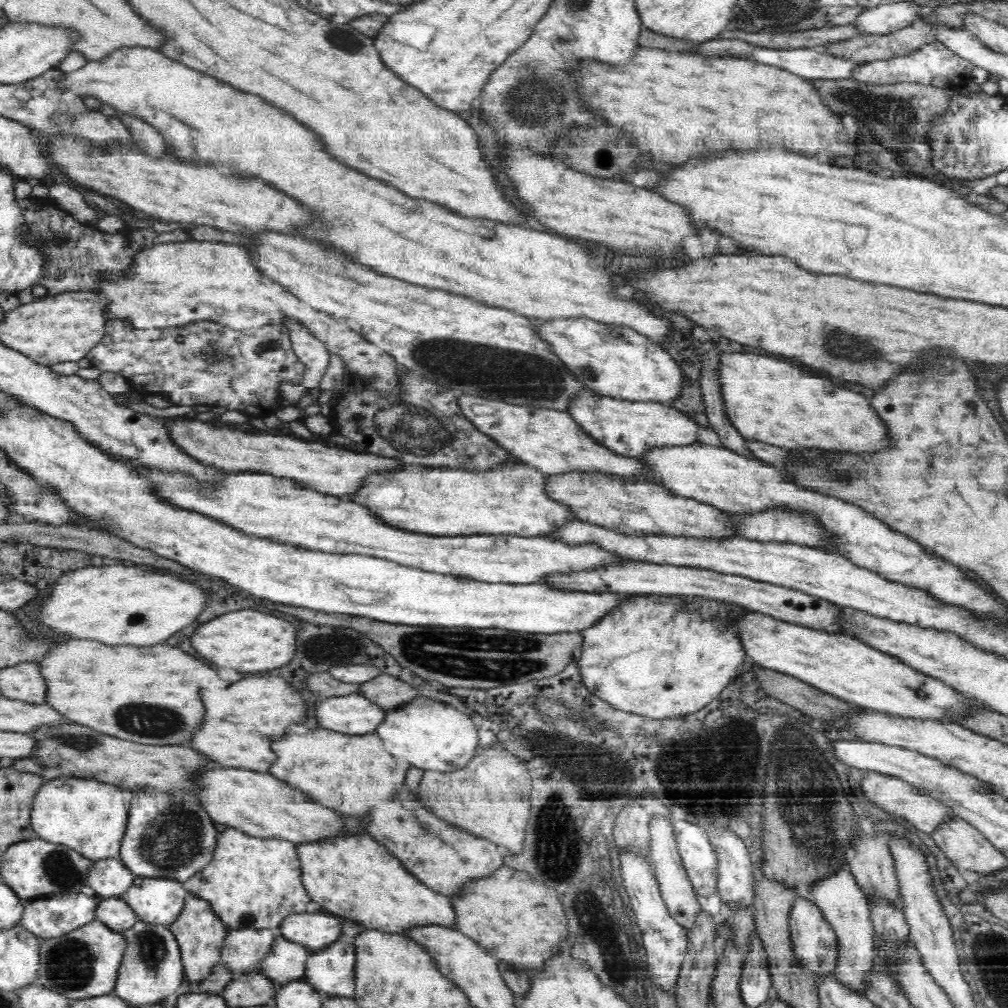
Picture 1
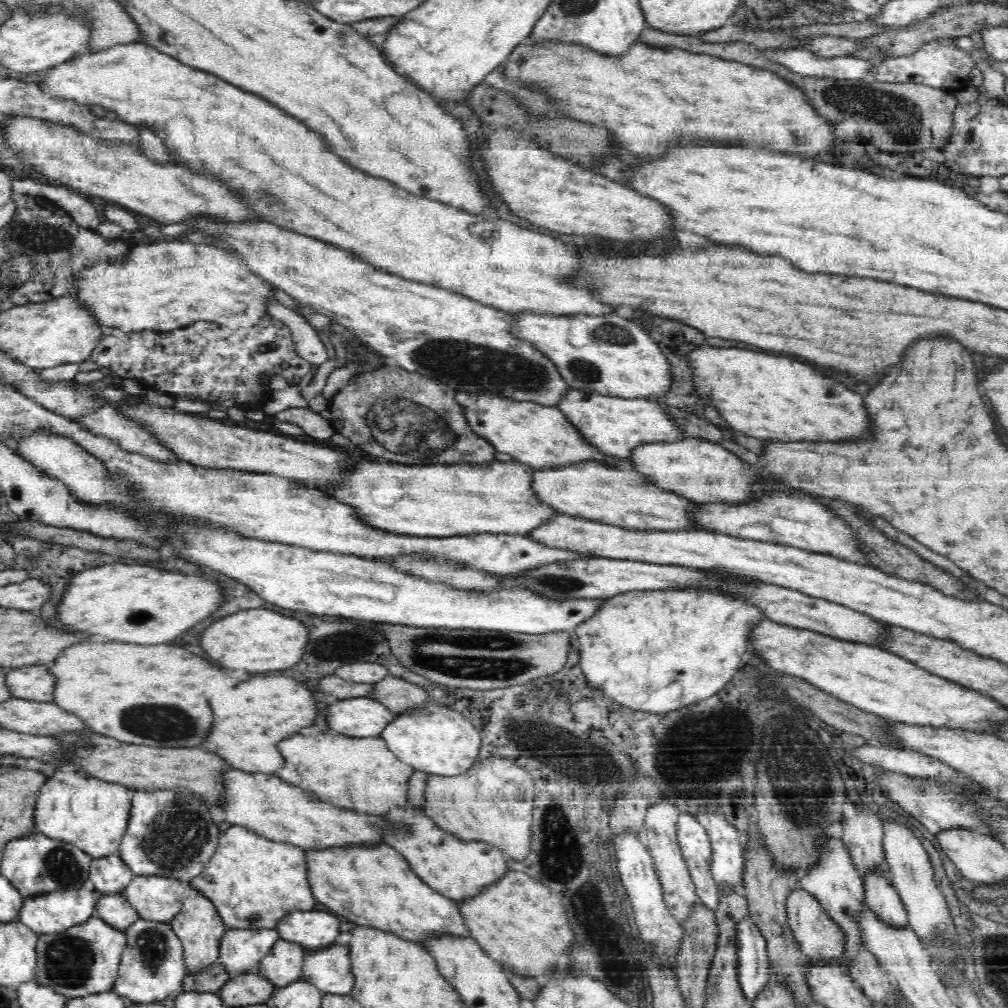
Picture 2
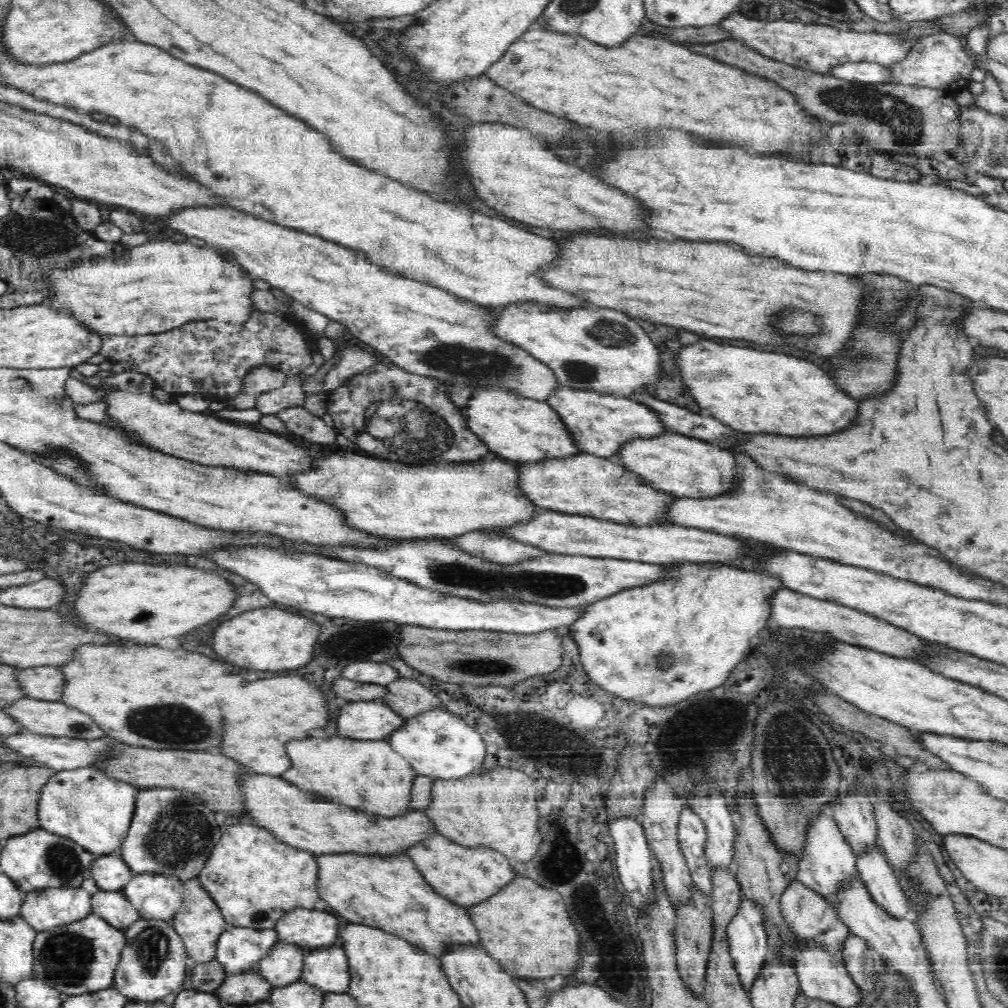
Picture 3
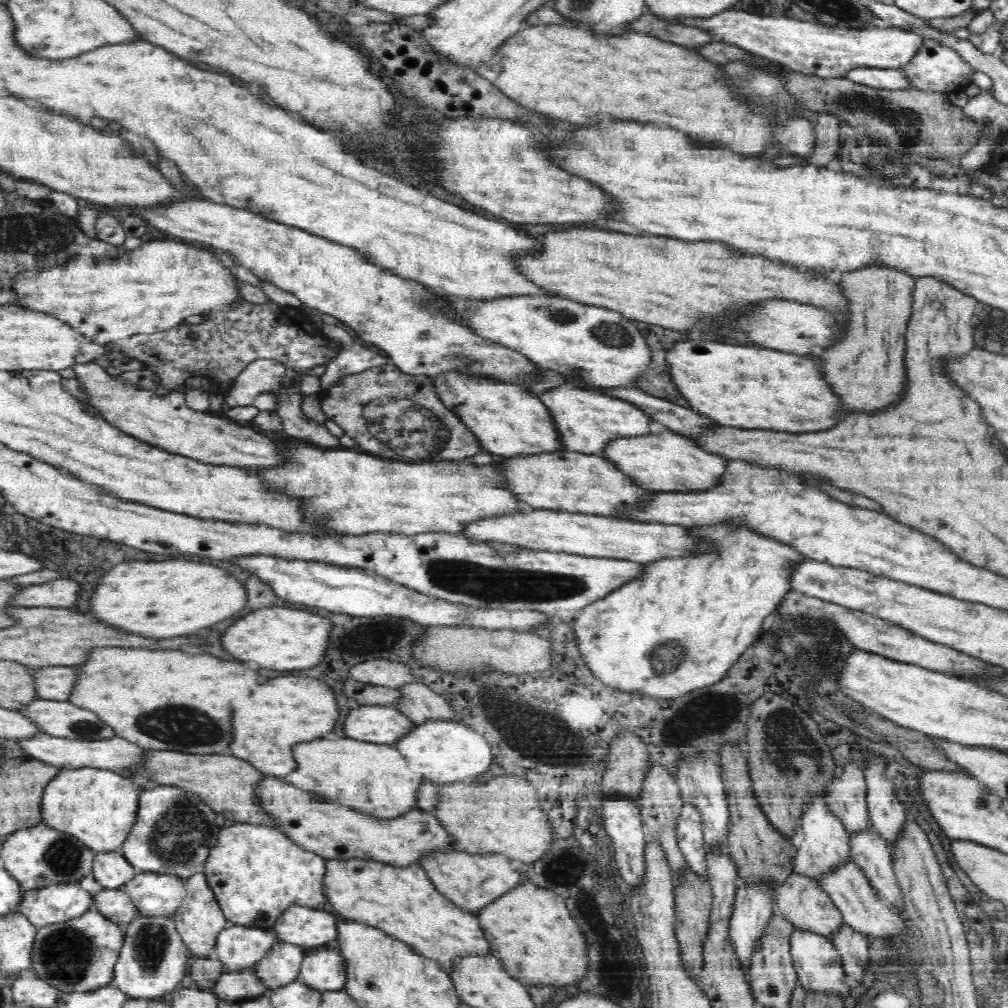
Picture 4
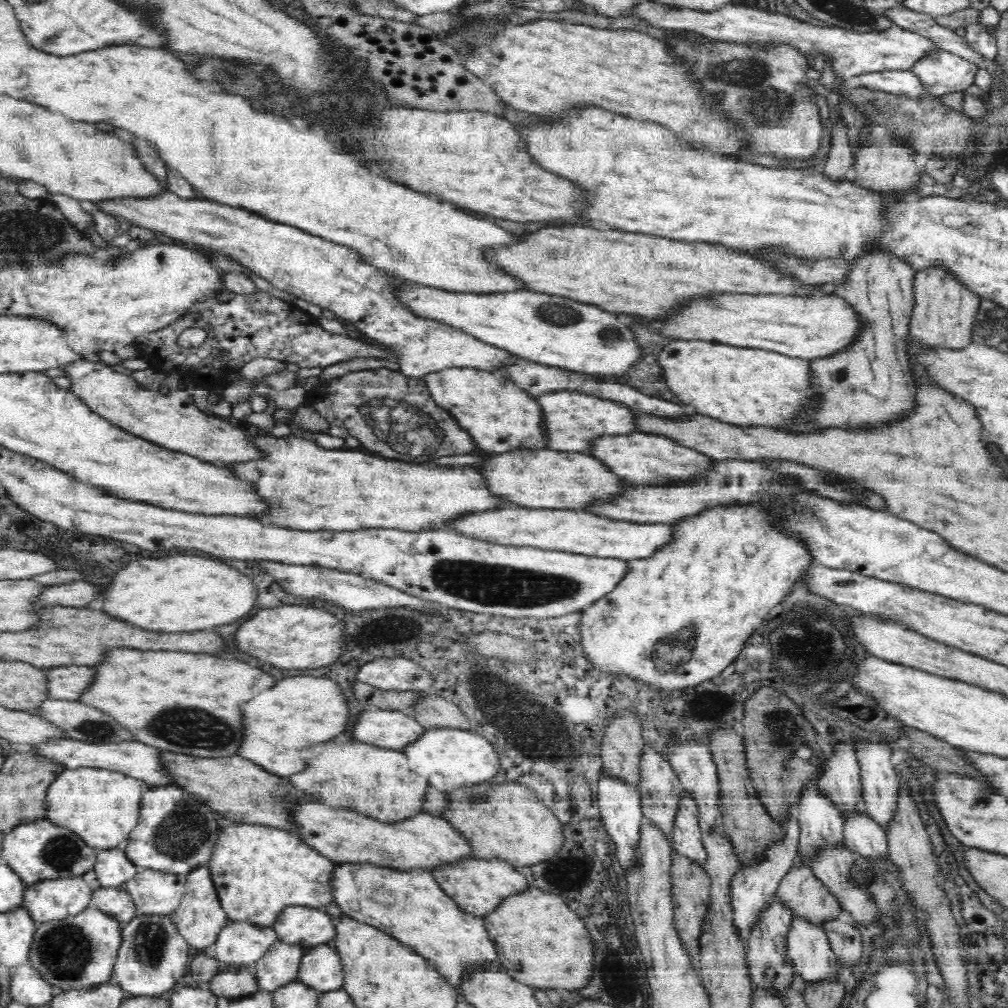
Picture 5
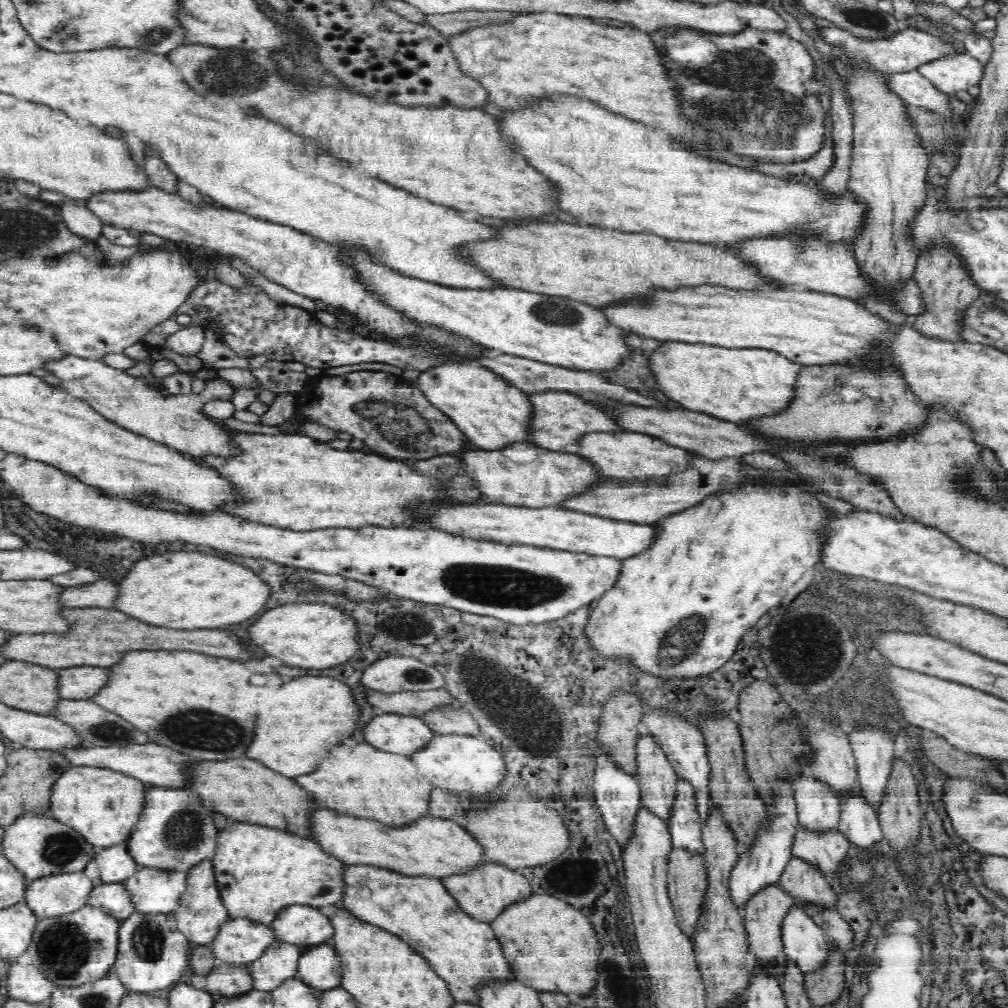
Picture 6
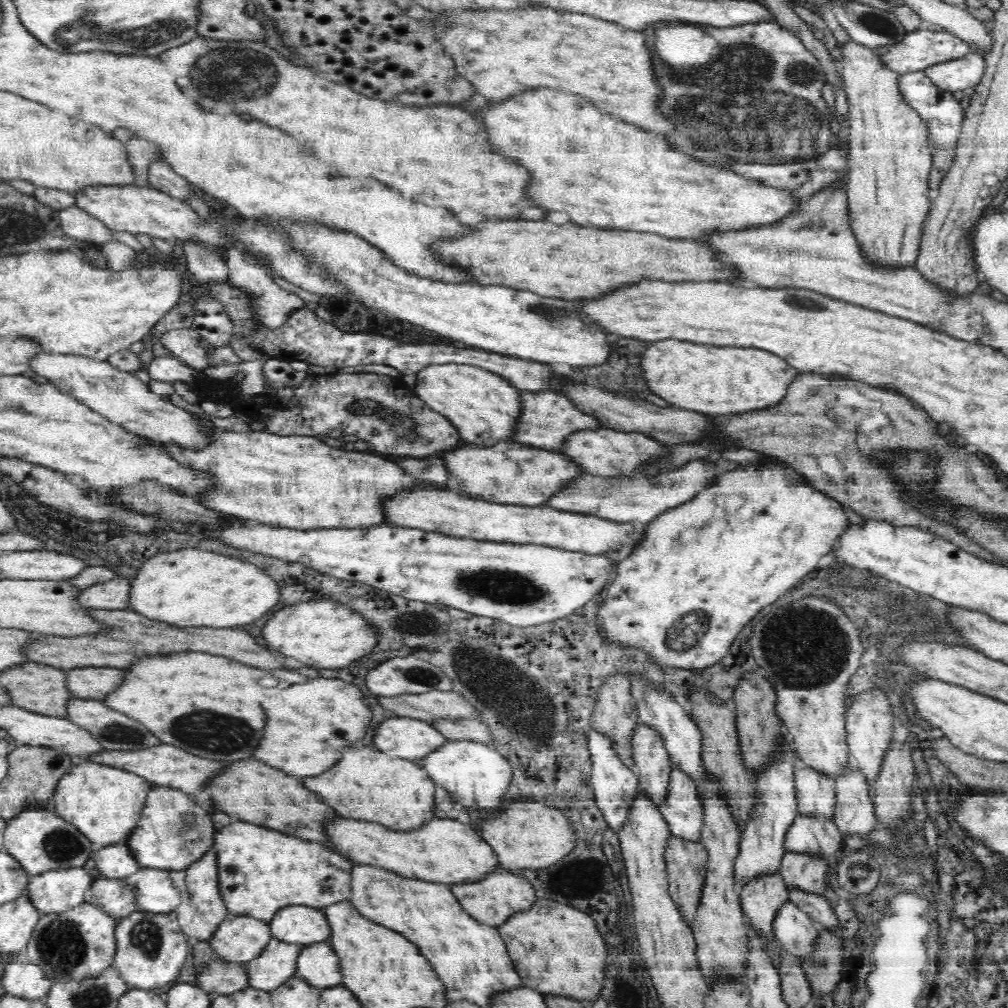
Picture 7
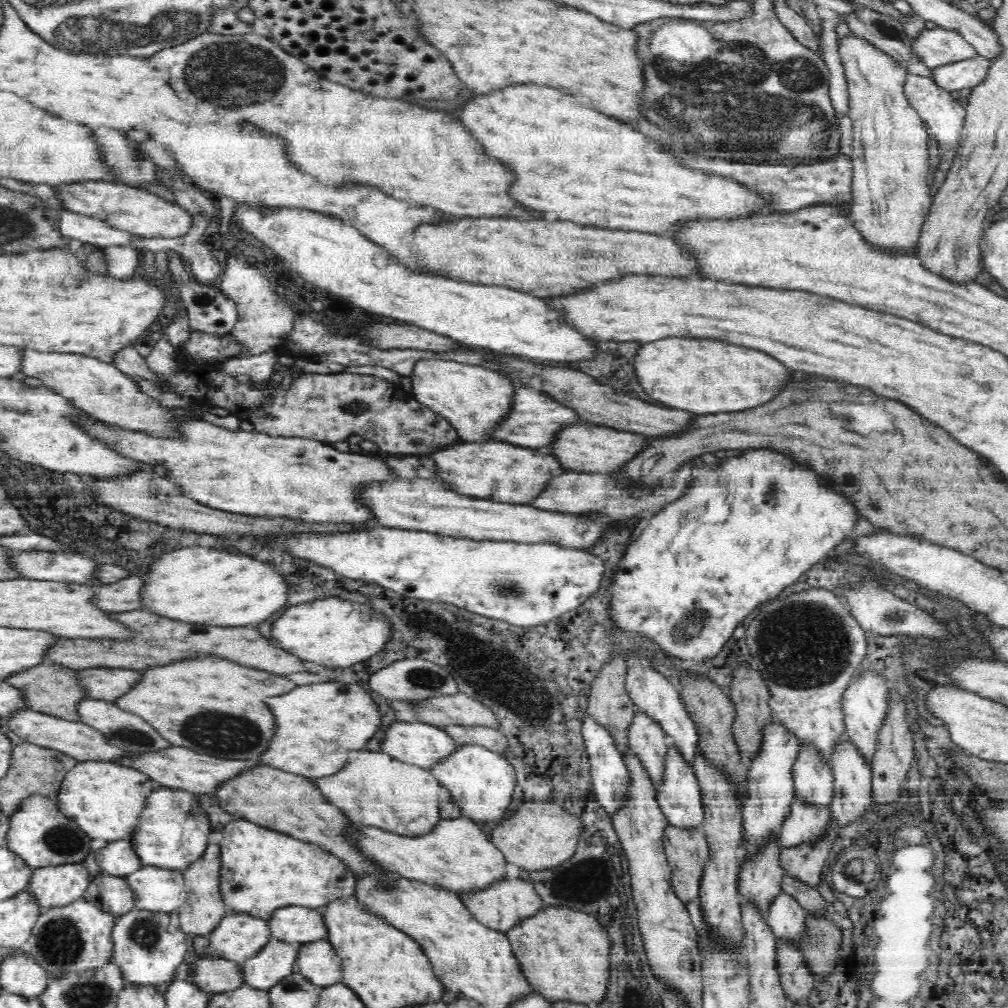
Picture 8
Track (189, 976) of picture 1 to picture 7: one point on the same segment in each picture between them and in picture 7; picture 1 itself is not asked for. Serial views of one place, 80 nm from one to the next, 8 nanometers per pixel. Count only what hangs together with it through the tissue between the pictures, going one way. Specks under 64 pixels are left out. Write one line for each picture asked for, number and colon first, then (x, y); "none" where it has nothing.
2: (199, 925)
3: (199, 923)
4: (199, 919)
5: (200, 917)
6: (207, 913)
7: (209, 910)

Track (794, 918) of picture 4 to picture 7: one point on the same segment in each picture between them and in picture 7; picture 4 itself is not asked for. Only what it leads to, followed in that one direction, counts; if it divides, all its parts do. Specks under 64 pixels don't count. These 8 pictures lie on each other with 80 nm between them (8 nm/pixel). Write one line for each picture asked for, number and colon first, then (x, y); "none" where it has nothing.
5: (806, 894)
6: (803, 880)
7: (805, 870)

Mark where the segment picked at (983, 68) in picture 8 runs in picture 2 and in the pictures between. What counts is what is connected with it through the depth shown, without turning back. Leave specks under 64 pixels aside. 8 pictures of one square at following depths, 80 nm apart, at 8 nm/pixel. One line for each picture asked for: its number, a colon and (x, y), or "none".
2: (941, 63)
3: (937, 61)
4: (937, 69)
5: (943, 72)
6: (950, 74)
7: (966, 72)

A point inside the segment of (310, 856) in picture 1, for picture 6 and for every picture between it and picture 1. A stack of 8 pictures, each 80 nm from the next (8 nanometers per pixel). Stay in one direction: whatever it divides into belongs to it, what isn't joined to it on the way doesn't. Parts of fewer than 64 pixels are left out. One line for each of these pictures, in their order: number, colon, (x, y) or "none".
2: (378, 888)
3: (390, 894)
4: (404, 903)
5: (411, 906)
6: (468, 955)

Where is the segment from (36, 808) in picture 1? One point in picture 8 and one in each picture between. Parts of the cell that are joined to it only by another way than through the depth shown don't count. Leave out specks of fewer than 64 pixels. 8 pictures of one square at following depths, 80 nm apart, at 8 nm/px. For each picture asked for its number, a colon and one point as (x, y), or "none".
2: (74, 805)
3: (91, 807)
4: (100, 807)
5: (103, 806)
6: (102, 804)
7: (105, 802)
8: (105, 798)

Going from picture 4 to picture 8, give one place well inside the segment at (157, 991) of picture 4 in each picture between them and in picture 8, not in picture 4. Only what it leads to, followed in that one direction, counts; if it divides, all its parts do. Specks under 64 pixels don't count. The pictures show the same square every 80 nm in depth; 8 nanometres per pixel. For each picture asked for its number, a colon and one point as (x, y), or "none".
5: (153, 957)
6: (152, 954)
7: (151, 948)
8: (148, 946)

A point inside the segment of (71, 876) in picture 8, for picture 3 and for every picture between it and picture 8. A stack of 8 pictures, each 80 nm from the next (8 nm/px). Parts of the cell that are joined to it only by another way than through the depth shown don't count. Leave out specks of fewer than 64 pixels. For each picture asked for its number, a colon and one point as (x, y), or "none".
3: (45, 908)
4: (56, 902)
5: (54, 898)
6: (54, 894)
7: (50, 890)

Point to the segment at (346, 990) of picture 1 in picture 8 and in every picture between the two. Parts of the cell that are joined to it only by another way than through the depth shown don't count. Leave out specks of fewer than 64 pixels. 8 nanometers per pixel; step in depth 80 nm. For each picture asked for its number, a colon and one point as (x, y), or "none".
2: (329, 969)
3: (326, 968)
4: (322, 968)
5: (320, 968)
6: (319, 966)
7: (317, 963)
8: (317, 961)

